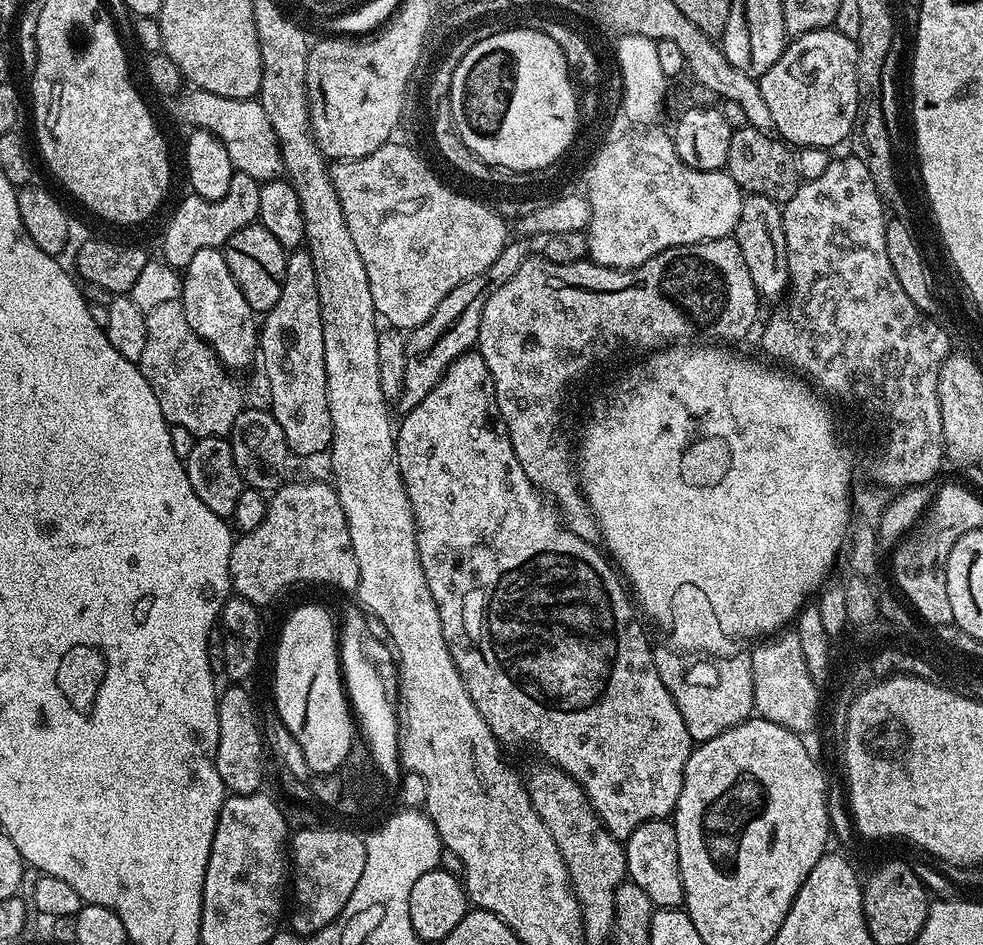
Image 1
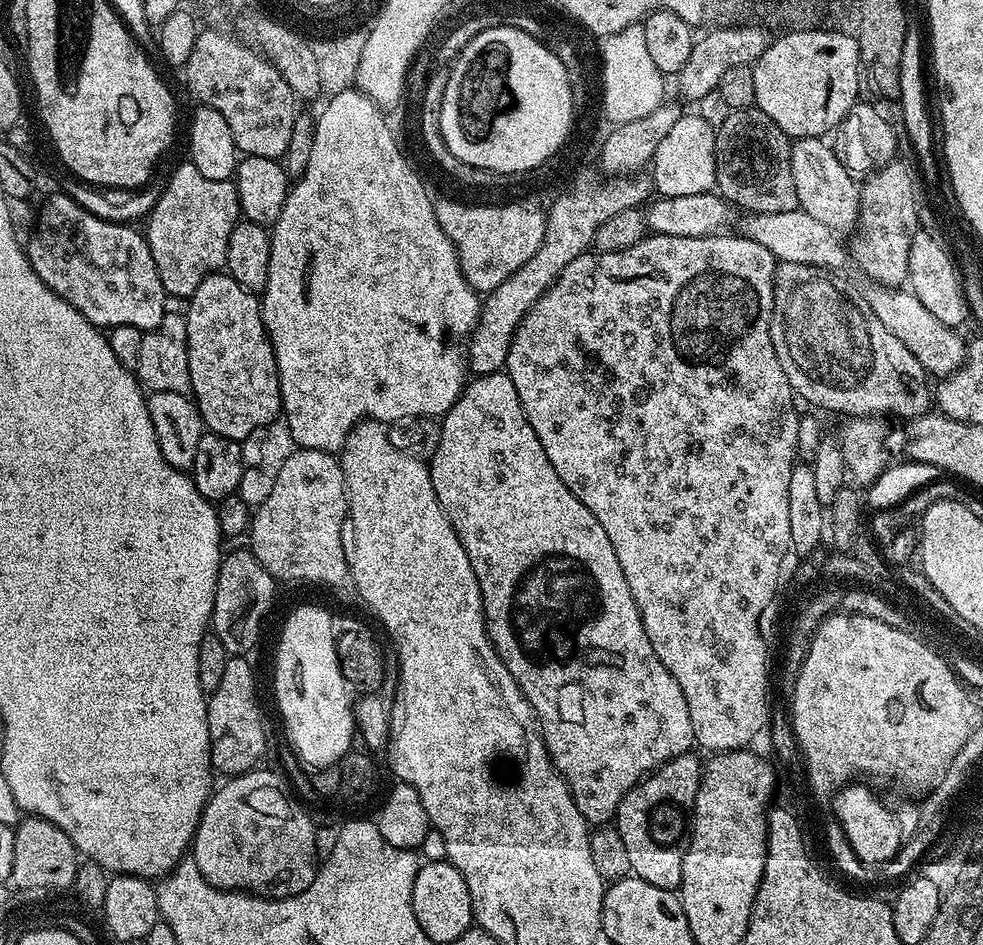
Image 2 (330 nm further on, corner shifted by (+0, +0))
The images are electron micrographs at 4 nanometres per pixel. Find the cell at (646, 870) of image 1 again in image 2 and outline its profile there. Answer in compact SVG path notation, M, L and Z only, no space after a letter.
M691 751L683 752L673 760L667 760L655 772L649 772L643 780L639 780L622 798L614 817L616 833L626 845L626 855L630 858L631 875L650 882L650 886L658 886L667 892L676 892L682 882L682 862L686 847L686 825L696 801L696 791L702 775L702 760L692 756Z

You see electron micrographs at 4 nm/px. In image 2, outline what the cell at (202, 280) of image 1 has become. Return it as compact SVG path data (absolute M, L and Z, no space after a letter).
M221 270L212 273L202 282L202 286L198 286L198 290L194 290L194 294L190 298L189 312L186 317L186 334L188 335L188 361L190 362L190 382L192 383L191 395L194 397L195 406L204 420L204 427L207 431L216 432L220 436L243 442L248 439L251 432L265 427L281 415L280 379L276 369L276 355L272 349L268 332L264 329L257 293L249 292L248 289L243 288L235 278L228 275L227 271Z

